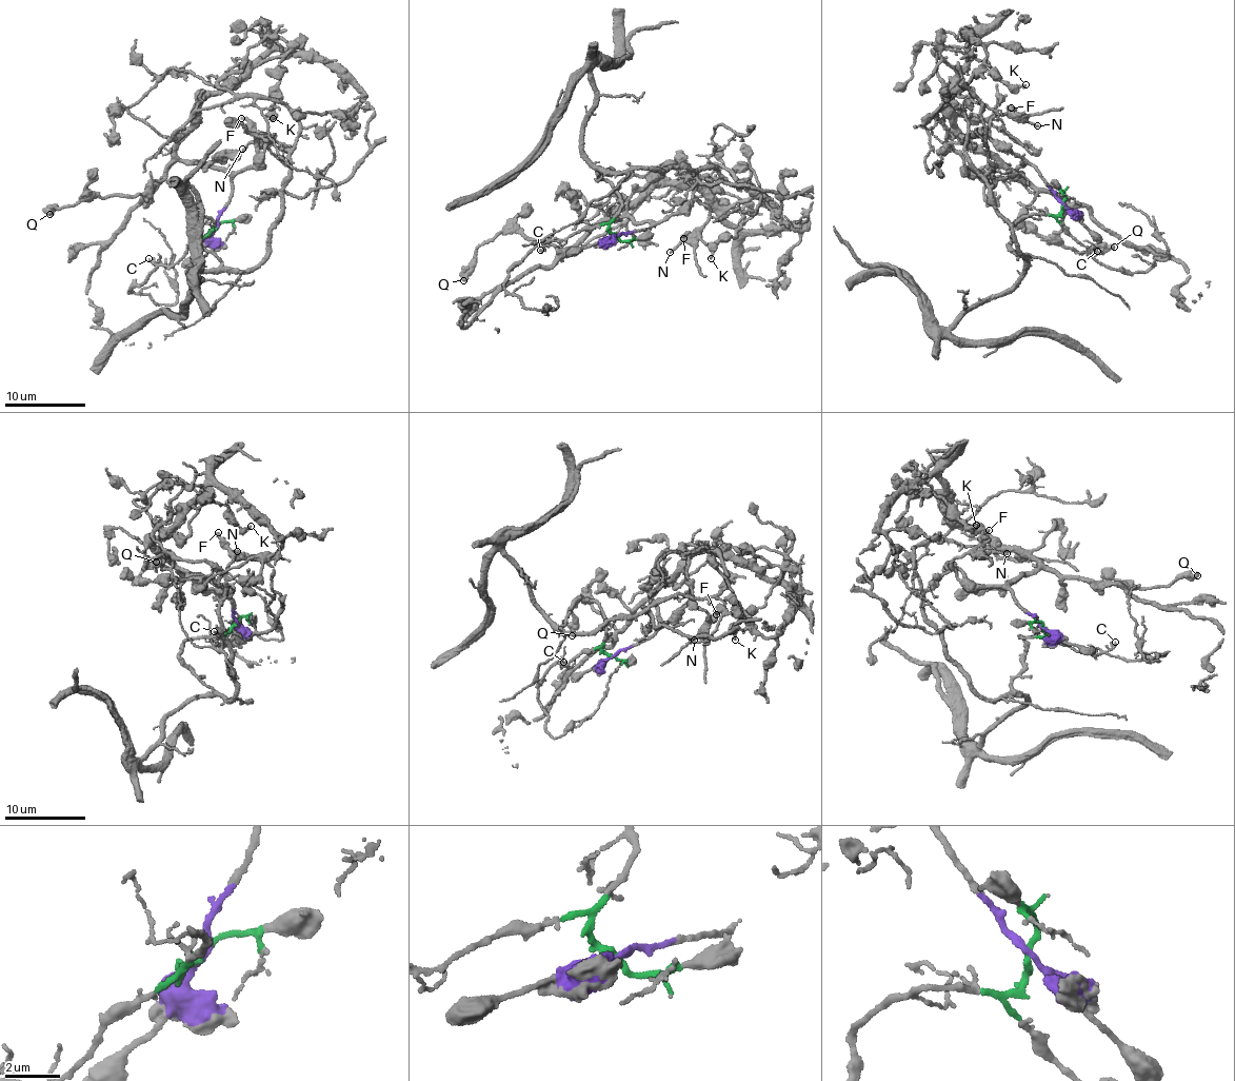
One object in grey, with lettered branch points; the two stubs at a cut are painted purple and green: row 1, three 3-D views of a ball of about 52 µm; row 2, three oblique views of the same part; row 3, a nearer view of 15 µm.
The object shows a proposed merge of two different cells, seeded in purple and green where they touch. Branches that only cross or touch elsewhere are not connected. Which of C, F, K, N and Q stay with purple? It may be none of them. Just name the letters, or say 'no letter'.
F, K, N, Q

